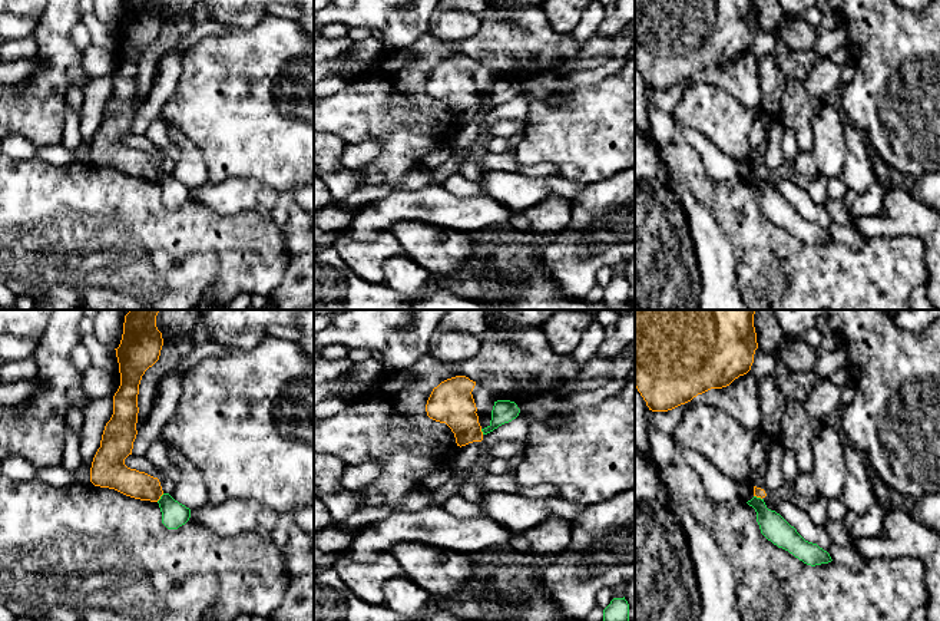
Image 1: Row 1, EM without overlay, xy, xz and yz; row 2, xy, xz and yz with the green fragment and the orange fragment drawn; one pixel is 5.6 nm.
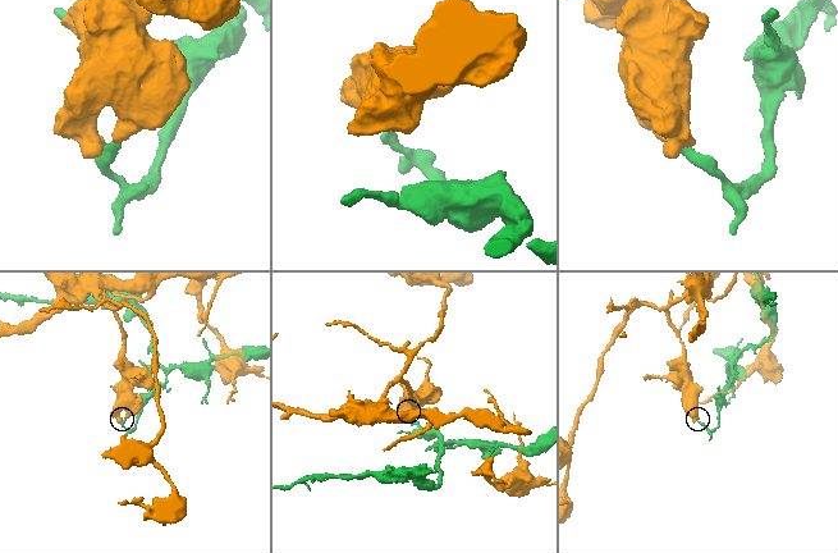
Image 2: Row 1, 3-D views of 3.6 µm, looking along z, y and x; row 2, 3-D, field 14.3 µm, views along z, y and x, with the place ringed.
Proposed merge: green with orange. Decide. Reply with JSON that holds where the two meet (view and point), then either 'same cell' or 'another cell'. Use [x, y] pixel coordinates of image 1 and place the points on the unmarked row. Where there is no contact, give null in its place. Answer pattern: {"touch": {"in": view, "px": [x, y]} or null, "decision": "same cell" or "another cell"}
{"touch": {"in": "xy", "px": [161, 177]}, "decision": "another cell"}

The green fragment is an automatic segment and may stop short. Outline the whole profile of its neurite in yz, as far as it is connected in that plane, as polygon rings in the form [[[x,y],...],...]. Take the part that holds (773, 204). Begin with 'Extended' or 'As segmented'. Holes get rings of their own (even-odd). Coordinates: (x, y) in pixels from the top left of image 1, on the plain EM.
As segmented. [[[754,175],[747,182],[757,191],[761,212],[778,227],[788,229],[811,245],[833,240],[827,229],[817,222],[805,219],[780,192],[768,188],[764,178]]]

